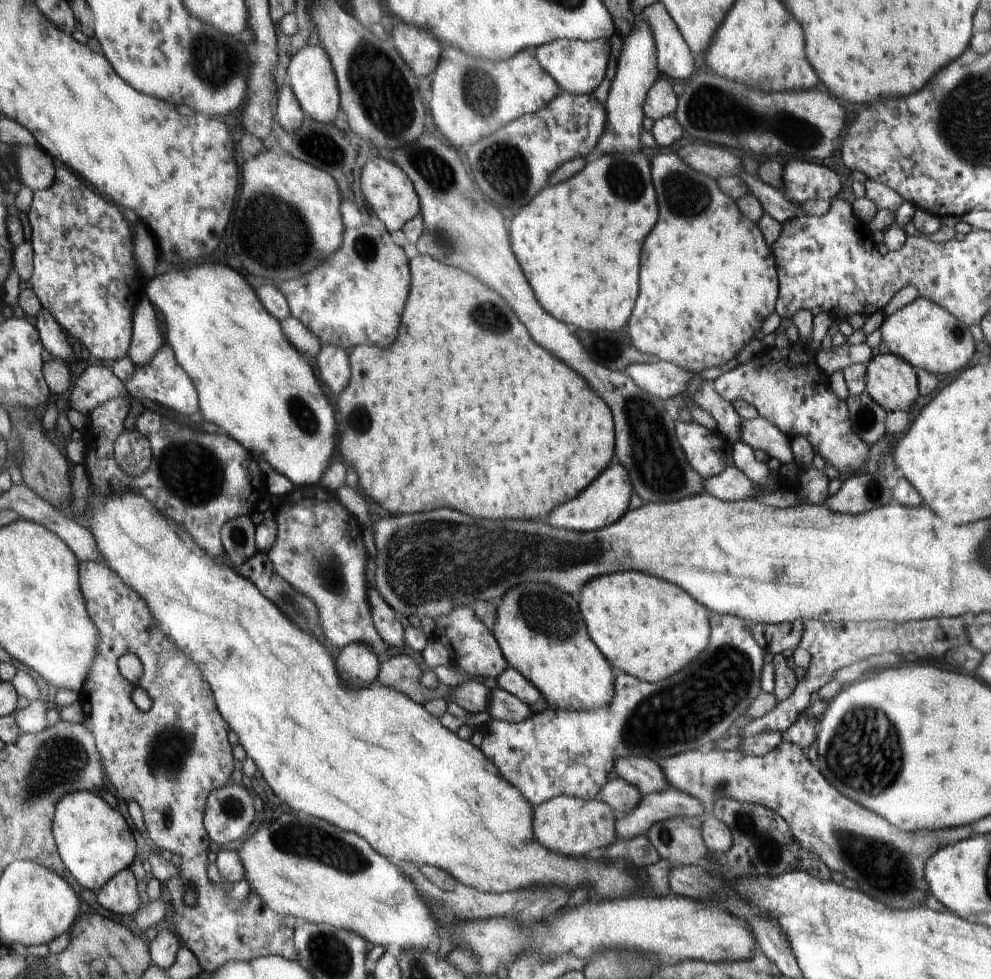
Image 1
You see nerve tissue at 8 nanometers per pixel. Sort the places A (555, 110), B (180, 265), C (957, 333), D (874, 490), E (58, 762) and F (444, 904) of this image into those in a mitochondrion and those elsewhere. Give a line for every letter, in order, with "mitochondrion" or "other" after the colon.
A: other
B: other
C: mitochondrion
D: mitochondrion
E: mitochondrion
F: mitochondrion

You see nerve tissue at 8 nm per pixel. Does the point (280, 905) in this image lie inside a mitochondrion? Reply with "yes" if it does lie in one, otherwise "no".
no

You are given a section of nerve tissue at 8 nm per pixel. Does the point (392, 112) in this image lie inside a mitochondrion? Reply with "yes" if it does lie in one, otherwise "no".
yes

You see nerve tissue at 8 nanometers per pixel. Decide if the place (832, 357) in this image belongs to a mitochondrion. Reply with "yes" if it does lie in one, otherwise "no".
no

